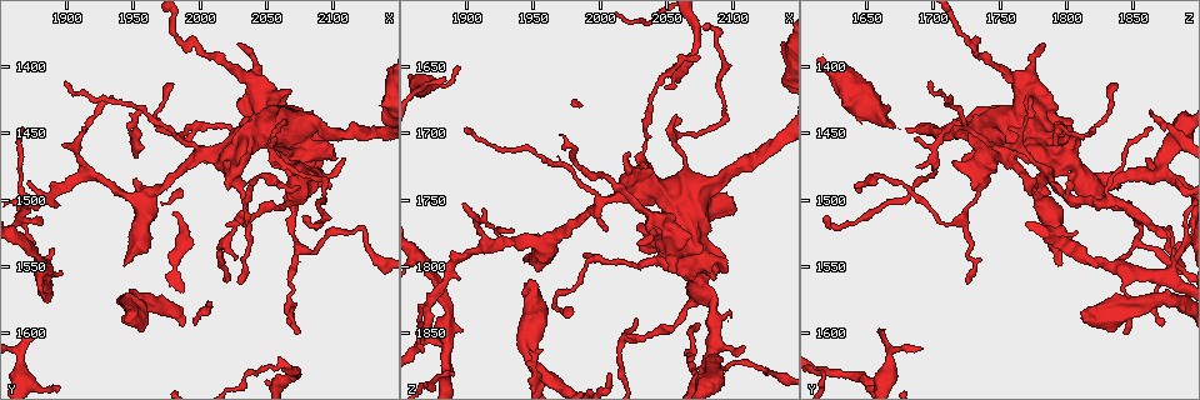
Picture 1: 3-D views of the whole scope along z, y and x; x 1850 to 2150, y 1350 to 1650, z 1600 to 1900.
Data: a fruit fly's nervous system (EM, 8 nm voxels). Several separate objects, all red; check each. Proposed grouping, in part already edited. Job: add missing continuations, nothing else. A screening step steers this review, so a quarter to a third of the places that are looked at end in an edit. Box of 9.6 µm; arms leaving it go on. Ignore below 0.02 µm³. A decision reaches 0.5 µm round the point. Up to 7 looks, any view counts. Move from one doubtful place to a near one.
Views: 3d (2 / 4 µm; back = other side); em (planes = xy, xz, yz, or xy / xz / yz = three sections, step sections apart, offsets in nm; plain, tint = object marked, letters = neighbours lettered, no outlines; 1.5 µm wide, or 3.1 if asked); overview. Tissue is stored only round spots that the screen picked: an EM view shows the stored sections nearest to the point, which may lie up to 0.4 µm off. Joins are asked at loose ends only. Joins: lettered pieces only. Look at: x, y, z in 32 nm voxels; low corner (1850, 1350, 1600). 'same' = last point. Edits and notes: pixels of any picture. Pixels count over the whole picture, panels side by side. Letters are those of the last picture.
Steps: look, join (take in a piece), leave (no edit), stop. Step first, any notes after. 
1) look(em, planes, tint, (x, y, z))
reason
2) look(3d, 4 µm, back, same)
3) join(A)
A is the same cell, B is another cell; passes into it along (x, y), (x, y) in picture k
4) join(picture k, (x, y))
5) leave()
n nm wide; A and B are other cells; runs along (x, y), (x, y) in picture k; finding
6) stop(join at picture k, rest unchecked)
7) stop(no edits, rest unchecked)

look(em, planes, letters, (1886, 1598, 1662))
branch stops here

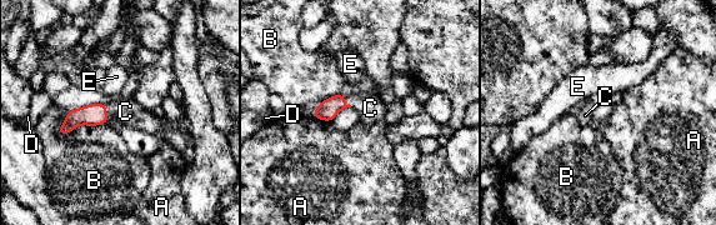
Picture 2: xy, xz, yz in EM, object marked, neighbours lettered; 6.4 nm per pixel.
join(C)
C is the same cell, A, B, D and E are other cells; passes into it along (95, 114), (105, 113), (125, 111) in picture 2; it goes on there

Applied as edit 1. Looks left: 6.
look(3d, 2 µm, (1896, 1460, 1754))
free end

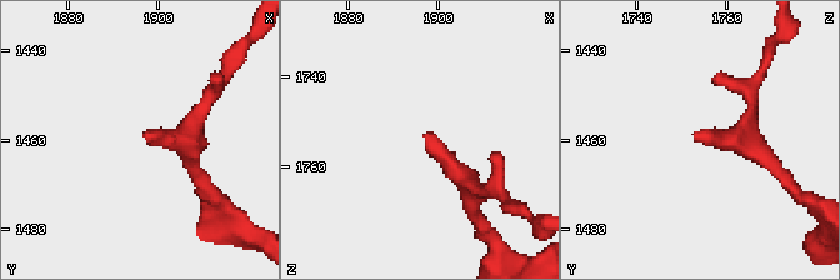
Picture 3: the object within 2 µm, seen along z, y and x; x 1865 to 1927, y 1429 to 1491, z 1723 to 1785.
look(em, planes, letters, (1898, 1458, 1753))
now the EM

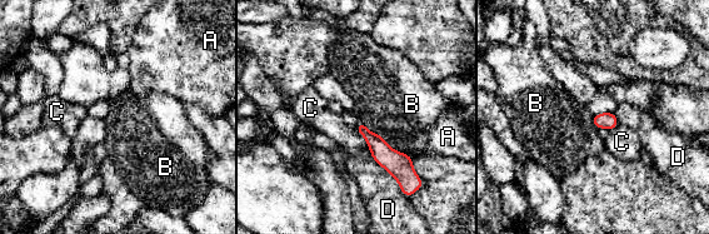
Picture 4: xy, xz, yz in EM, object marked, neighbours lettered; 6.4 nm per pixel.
leave()
A, B, C and D are other cells; border along (363, 122), (392, 148), (412, 158) in picture 4; none of them fits

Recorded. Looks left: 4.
look(3d, 2 µm, (1948, 1586, 1810))
branch stops here

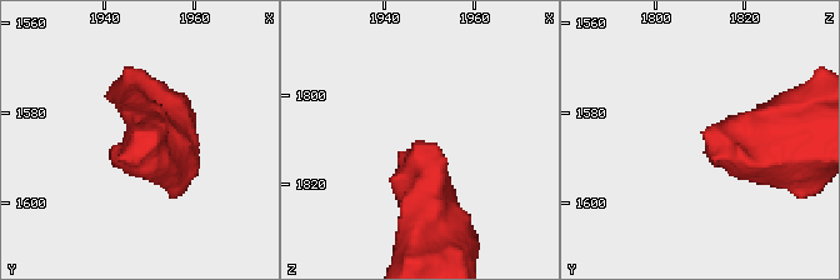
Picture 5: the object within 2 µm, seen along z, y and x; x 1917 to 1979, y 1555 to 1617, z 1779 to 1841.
look(em, planes, letters, (1946, 1585, 1811))

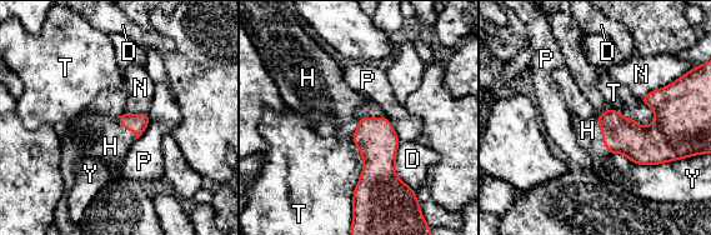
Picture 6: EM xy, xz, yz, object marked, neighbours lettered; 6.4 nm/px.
join(H)
H is the same cell, D, N, P, T and Y are other cells; it goes on there

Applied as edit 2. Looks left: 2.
stop(join at picture 2, join at picture 6, rest unchecked)

